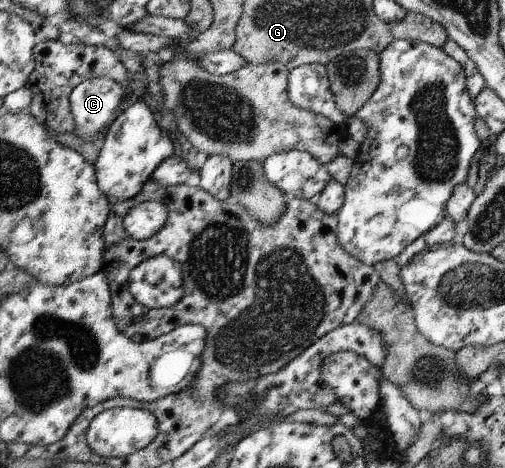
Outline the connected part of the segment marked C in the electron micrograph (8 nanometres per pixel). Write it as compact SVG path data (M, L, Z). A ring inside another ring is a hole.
M94 77L80 83L71 92L71 111L76 120L74 134L85 141L100 143L102 128L110 128L115 121L125 88L106 77Z

